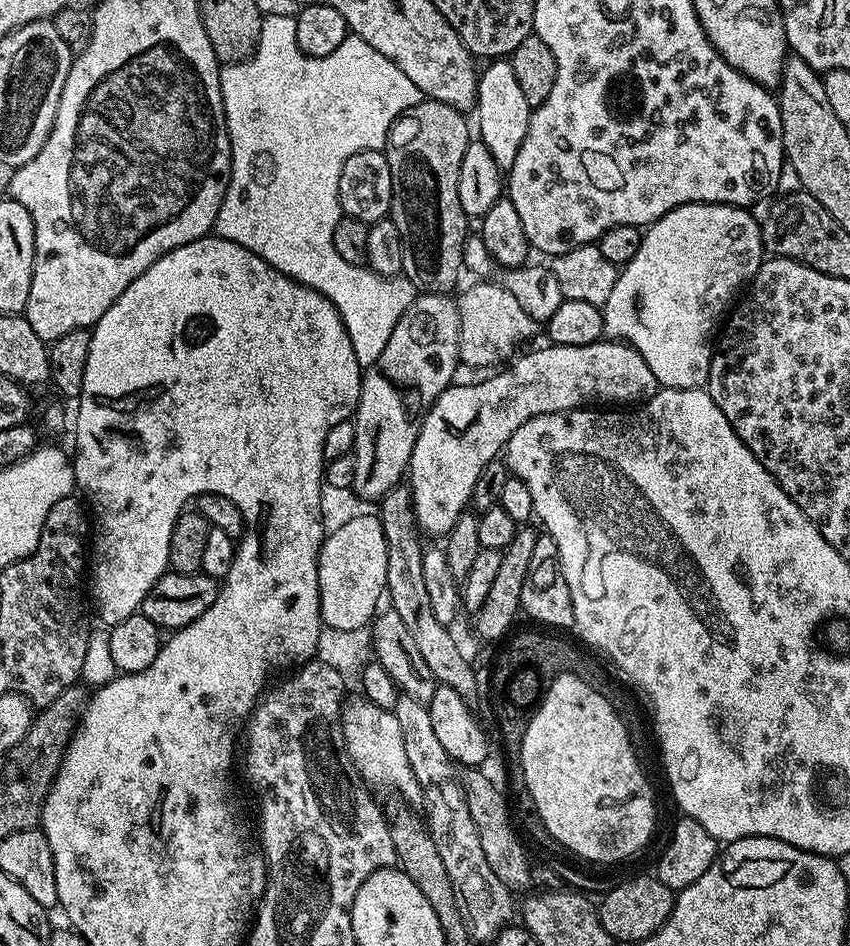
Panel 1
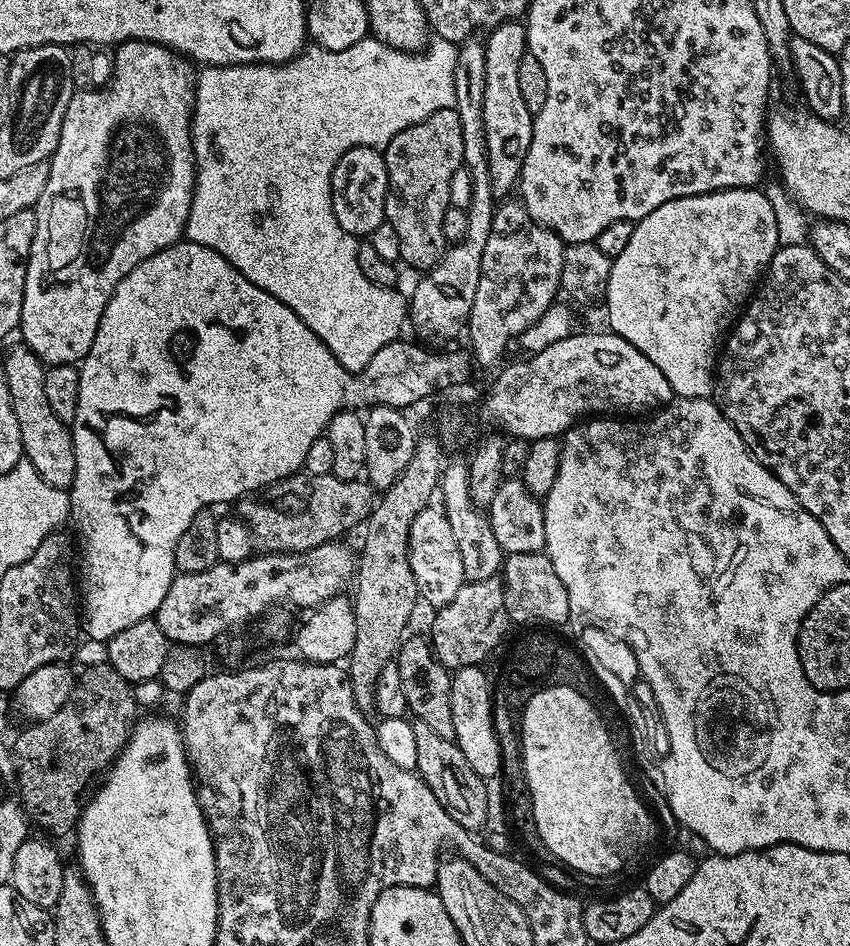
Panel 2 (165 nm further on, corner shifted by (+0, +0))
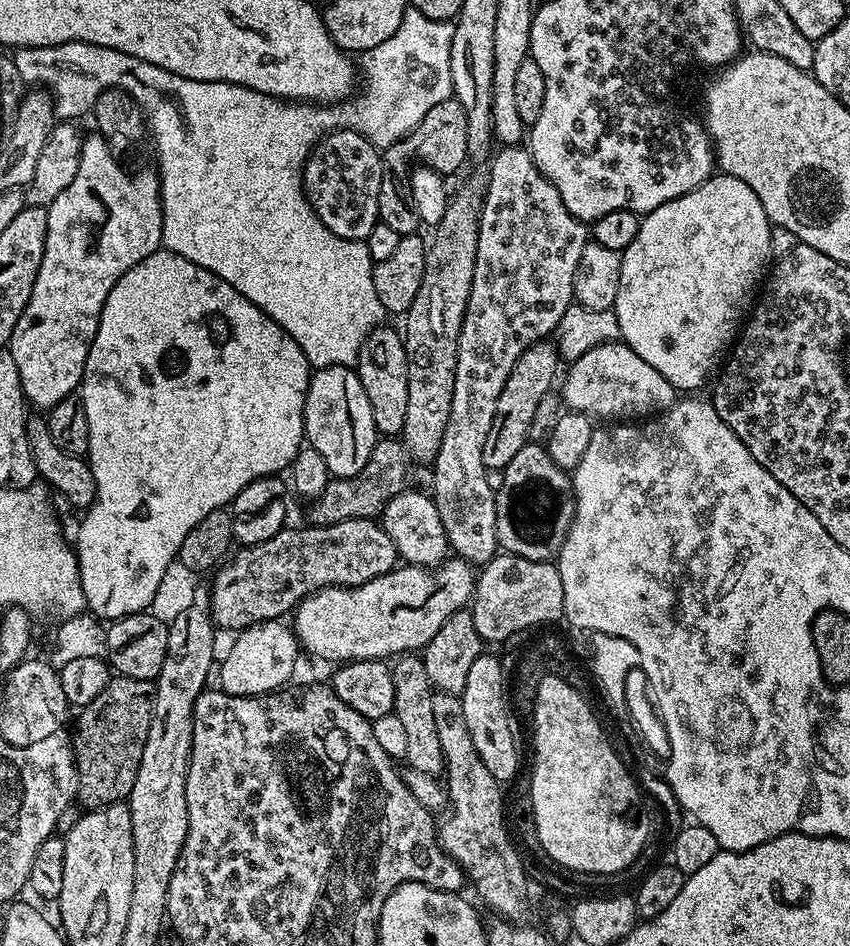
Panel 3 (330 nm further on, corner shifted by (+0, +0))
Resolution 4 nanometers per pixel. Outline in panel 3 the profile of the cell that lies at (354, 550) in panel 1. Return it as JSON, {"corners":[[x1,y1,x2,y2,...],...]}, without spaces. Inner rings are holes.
{"corners":[[263,620,258,622,257,624,251,624,250,626,247,626,245,629,241,629,237,636,238,638,233,642,232,646,229,648,221,666,219,663,218,666,218,672,220,668,220,684,219,687,221,688,221,691,226,692,230,694,231,696,261,696,261,695,267,695,268,693,271,693,272,691,275,691,276,688,280,685,282,685,292,674,294,670,294,664,296,662,296,658,298,654,300,655,300,648,299,645,296,643,295,639,295,631,288,625,288,627,284,624,285,621,279,620]]}

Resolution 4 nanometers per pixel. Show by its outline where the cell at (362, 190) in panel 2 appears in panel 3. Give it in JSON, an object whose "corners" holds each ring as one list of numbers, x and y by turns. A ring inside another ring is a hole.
{"corners":[[337,130,331,133,323,141,322,152,323,148,324,157,321,158,320,164,319,159,313,158,309,160,308,167,304,170,306,191,309,197,314,198,314,207,322,218,322,222,334,235,347,240,367,241,370,230,374,230,374,226,380,219,378,194,384,177,384,162,381,153,367,138,347,130]]}

